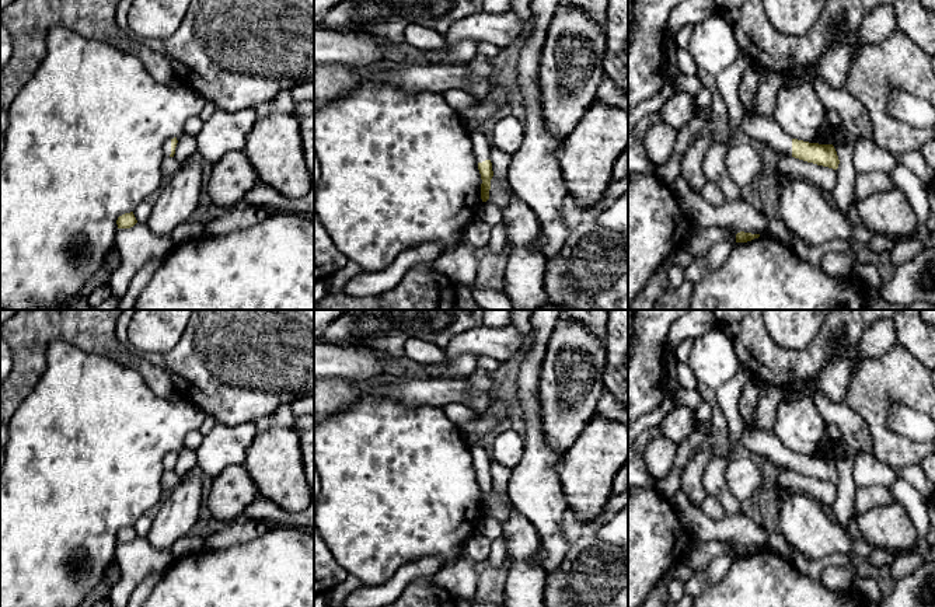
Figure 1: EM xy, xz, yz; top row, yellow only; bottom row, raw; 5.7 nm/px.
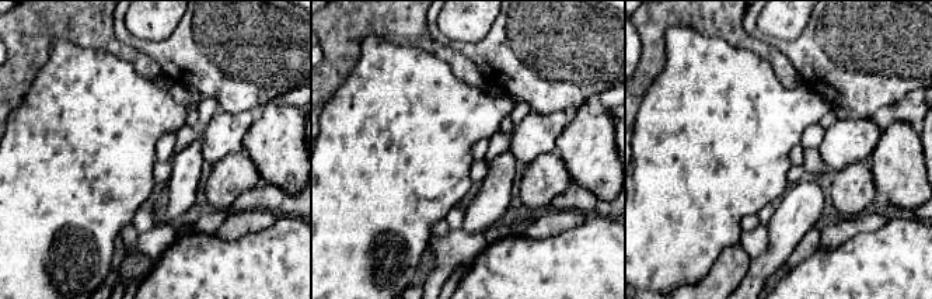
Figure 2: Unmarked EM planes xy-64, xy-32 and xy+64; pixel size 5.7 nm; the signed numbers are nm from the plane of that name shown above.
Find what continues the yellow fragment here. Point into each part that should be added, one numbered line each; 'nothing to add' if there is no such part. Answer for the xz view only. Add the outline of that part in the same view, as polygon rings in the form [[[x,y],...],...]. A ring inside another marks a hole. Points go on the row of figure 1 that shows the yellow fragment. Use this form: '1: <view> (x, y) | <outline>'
1: xz (481, 143) | [[[482,128],[475,129],[471,133],[471,143],[474,146],[474,153],[478,163],[491,158],[491,139],[486,137],[486,135],[482,132]]]

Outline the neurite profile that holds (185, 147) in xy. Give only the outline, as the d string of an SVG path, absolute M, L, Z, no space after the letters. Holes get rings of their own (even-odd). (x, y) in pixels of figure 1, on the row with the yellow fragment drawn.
M182 133L177 140L174 157L182 164L196 151L196 135Z

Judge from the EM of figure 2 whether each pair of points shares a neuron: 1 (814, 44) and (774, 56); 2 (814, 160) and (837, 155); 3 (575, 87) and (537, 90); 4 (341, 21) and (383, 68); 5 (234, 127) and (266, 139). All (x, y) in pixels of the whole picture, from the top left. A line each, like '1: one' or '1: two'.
1: two
2: two
3: one
4: two
5: two

